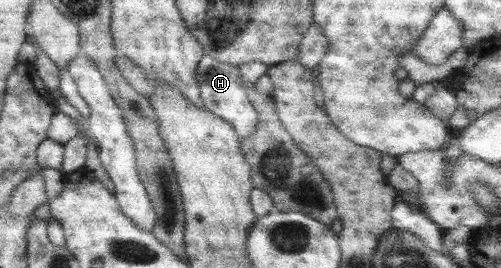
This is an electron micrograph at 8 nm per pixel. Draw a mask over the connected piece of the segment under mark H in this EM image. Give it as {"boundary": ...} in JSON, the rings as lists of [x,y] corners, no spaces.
{"boundary":[[[204,54],[198,64],[196,81],[205,107],[227,121],[235,129],[239,138],[248,137],[253,131],[256,131],[258,112],[249,101],[247,91],[244,89],[245,80],[238,66],[221,62]]]}

